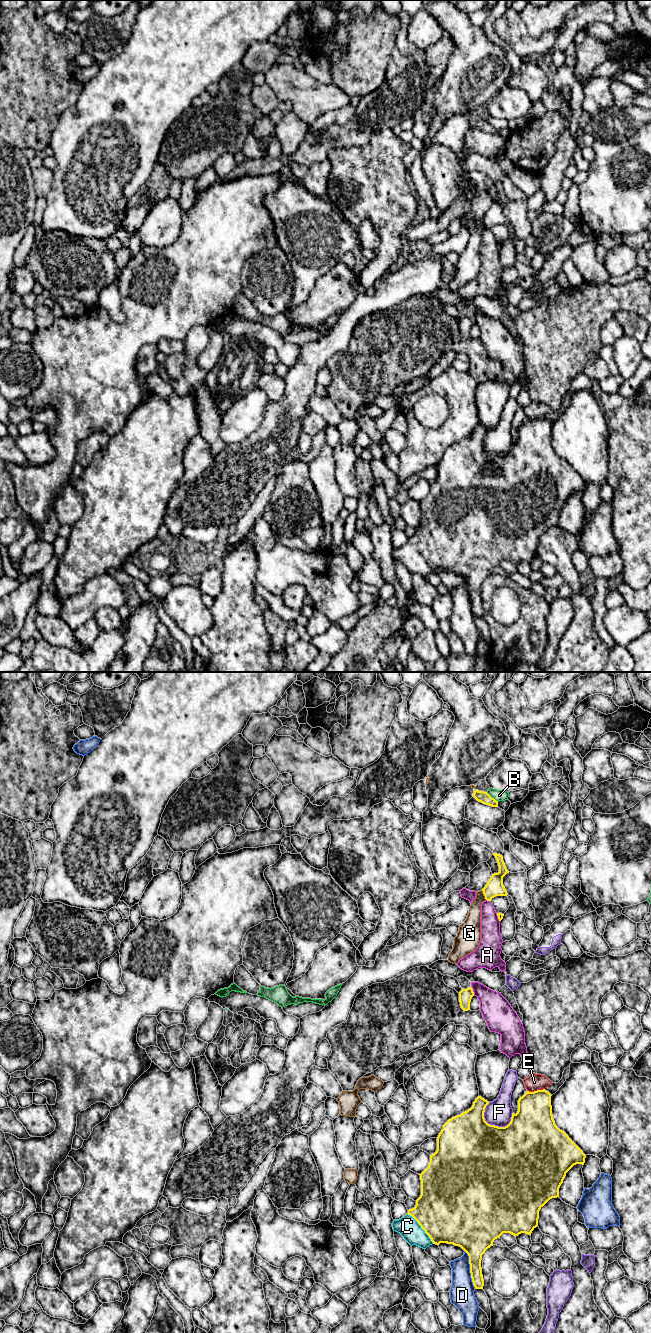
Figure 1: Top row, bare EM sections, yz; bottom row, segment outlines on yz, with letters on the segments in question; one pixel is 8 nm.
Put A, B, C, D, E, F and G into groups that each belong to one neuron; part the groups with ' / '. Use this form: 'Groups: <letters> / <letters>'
Groups: A / B / C / D / E / F / G

